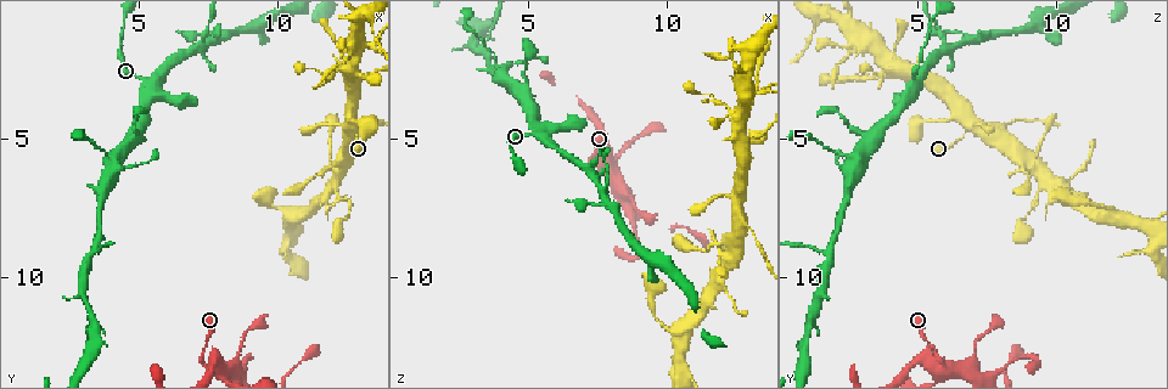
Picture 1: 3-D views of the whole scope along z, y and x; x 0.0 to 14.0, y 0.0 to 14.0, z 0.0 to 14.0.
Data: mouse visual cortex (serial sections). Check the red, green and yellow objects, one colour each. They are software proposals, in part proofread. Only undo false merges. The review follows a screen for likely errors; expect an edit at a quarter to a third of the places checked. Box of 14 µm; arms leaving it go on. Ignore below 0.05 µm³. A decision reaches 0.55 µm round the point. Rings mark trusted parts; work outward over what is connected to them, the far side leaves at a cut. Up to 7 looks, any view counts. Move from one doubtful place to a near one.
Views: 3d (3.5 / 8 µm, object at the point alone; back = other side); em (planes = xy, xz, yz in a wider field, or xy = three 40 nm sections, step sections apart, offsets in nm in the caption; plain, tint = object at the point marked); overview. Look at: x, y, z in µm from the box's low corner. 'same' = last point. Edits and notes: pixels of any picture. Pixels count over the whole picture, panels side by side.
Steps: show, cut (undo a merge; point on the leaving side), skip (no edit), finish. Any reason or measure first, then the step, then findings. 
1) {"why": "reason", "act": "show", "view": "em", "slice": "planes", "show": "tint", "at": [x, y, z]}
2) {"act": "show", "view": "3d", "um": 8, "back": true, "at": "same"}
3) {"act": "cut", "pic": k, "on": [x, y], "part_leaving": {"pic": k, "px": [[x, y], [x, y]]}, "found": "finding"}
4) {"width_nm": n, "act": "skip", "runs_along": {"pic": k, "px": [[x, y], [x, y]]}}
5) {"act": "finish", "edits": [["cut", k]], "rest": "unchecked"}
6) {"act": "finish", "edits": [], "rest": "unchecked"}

{"act": "show", "view": "3d", "um": 8, "at": [6.9, 1.9, 6.1]}

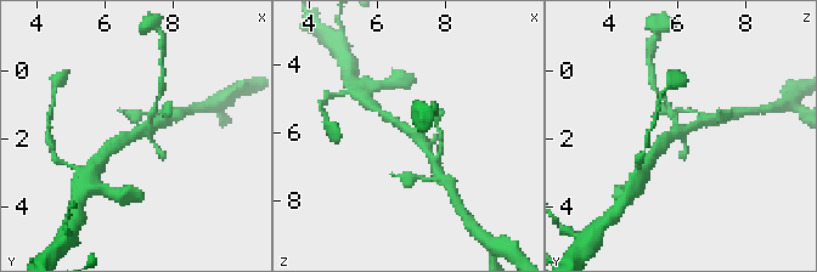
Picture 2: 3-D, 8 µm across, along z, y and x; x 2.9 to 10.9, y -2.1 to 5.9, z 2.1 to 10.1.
{"why": "closer look", "act": "show", "view": "3d", "um": 3.5, "back": true, "at": [6.9, 1.8, 6.0]}

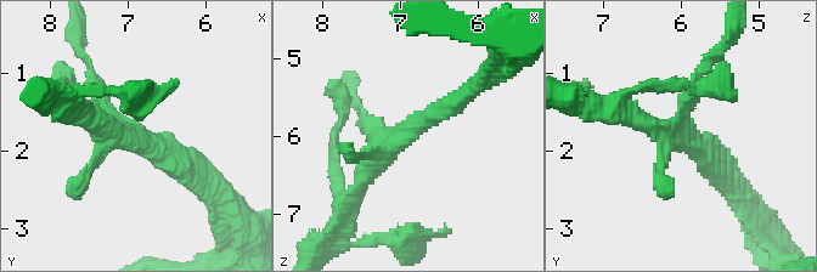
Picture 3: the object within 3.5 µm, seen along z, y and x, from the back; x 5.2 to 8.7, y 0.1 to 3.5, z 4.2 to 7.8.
{"act": "show", "view": "em", "slice": "xy", "step": 2, "show": "tint", "at": [7.00, 1.80, 6.00]}

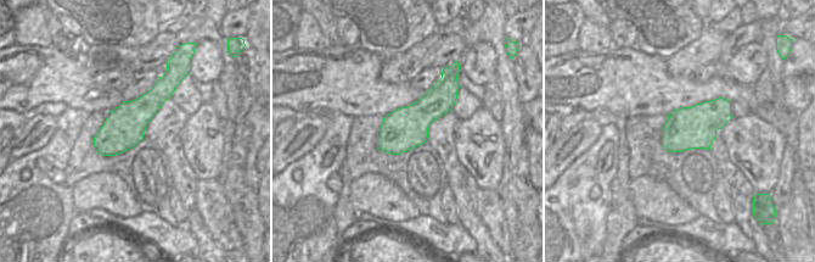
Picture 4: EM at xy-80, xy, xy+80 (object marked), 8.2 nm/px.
{"act": "skip", "runs_along": {"pic": 3, "px": [[461, 97], [390, 146], [353, 193]]}, "found": "one cell here"}

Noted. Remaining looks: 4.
{"why": "thin neck", "act": "show", "view": "3d", "um": 3.5, "at": [11.7, 2.7, 3.5]}

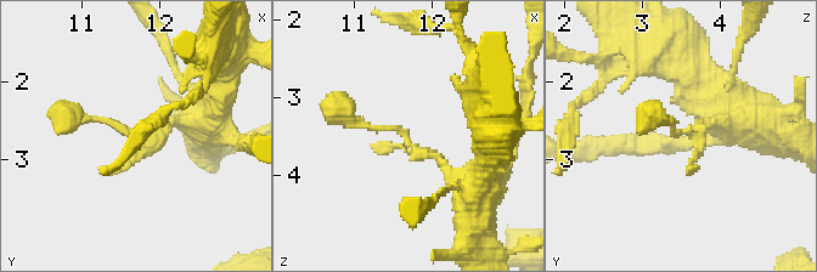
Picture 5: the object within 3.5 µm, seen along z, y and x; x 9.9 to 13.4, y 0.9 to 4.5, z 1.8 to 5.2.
{"act": "show", "view": "em", "slice": "xy", "step": 2, "show": "tint", "at": [11.70, 2.65, 3.55]}

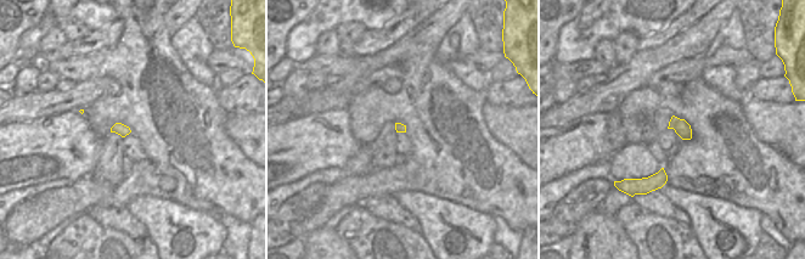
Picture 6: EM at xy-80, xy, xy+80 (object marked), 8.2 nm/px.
{"why": "cut it another way", "act": "show", "view": "em", "slice": "xy", "step": 1, "show": "tint", "at": "same"}

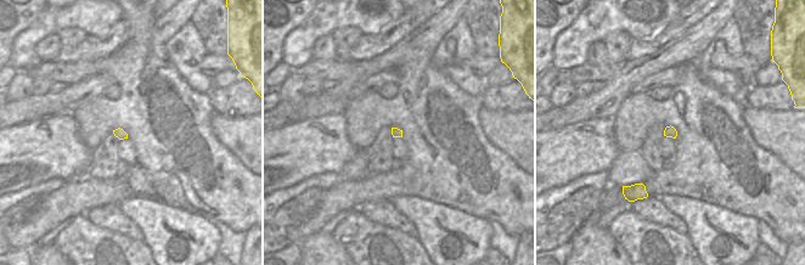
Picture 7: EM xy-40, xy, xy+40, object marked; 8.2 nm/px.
{"act": "skip", "found": "one cell here"}

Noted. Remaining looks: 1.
{"act": "finish", "edits": [], "rest": "unchecked"}

